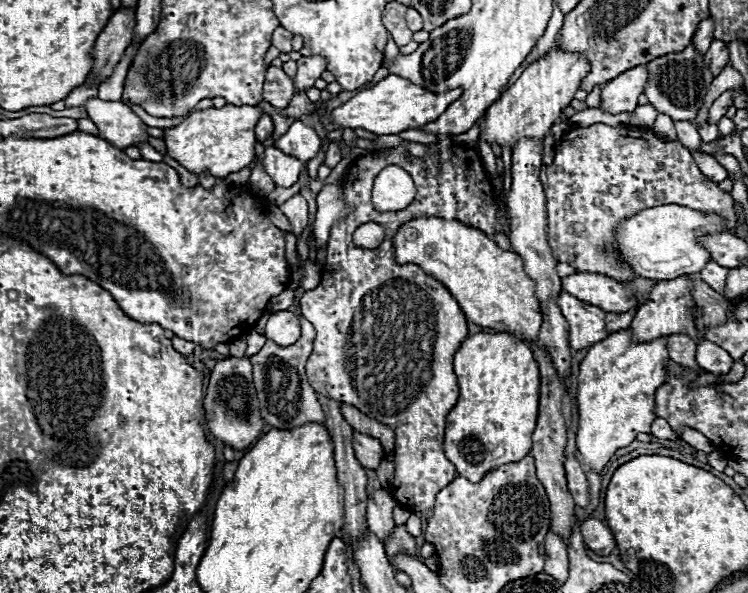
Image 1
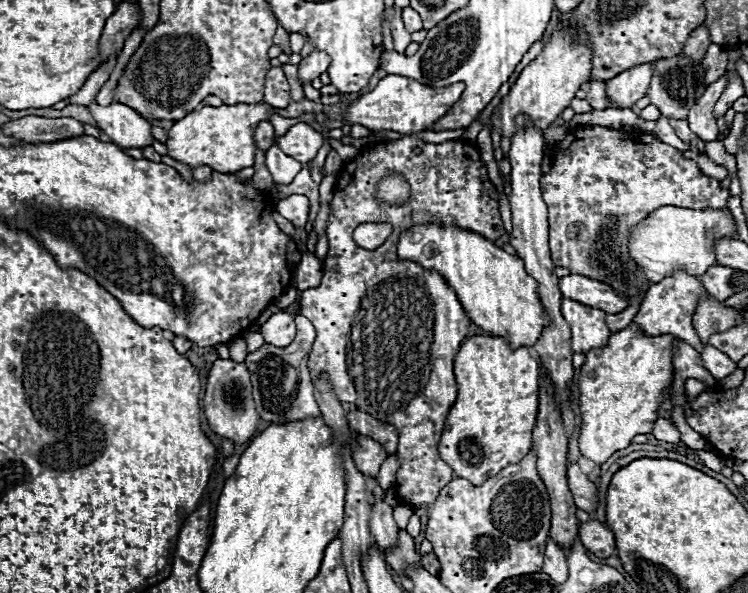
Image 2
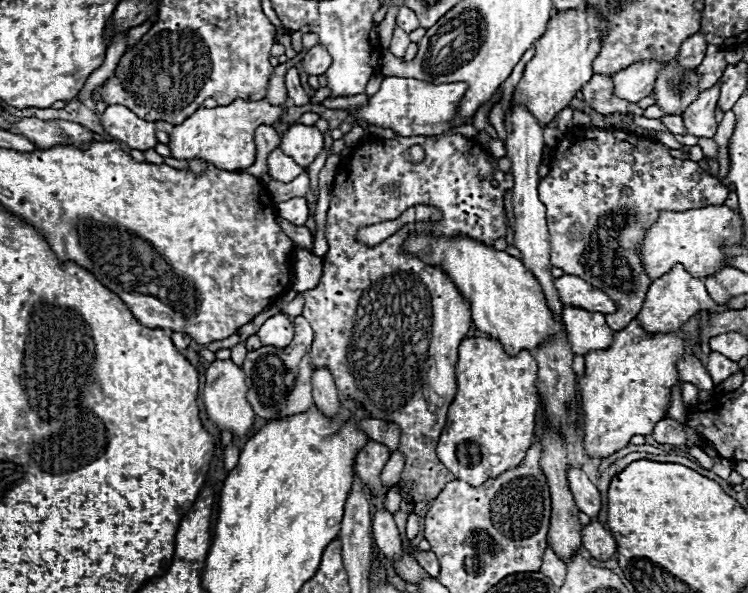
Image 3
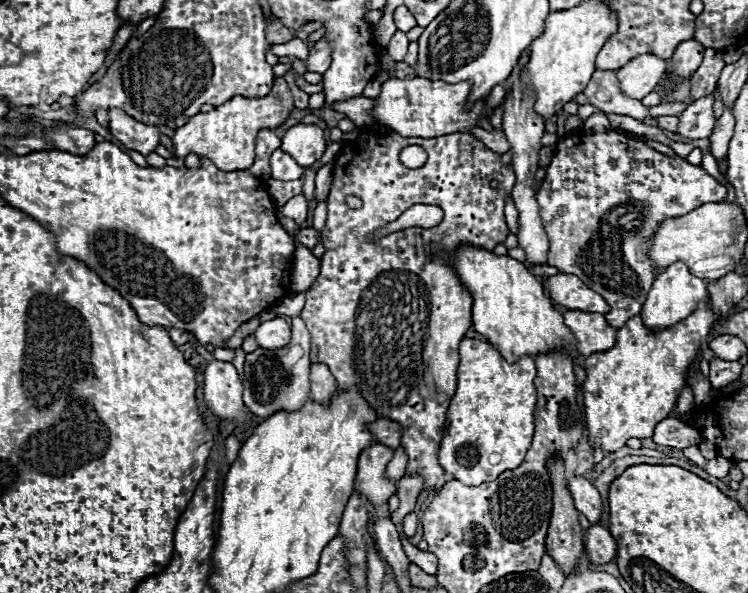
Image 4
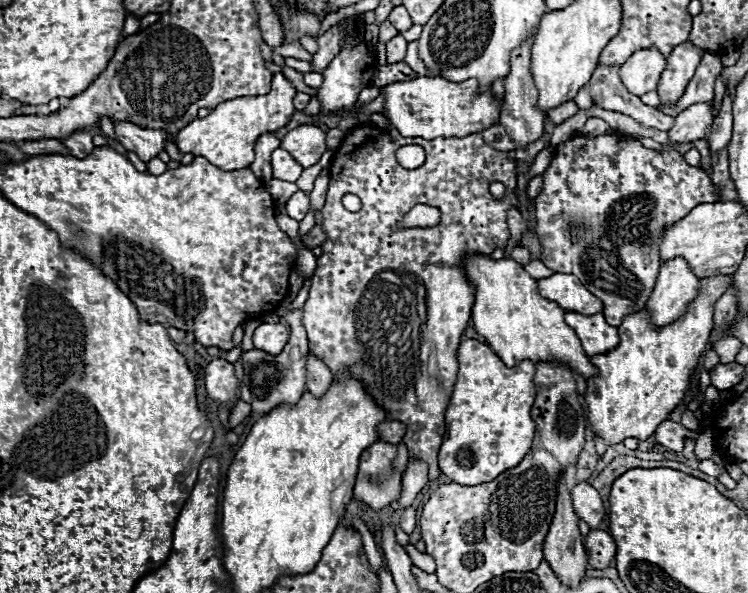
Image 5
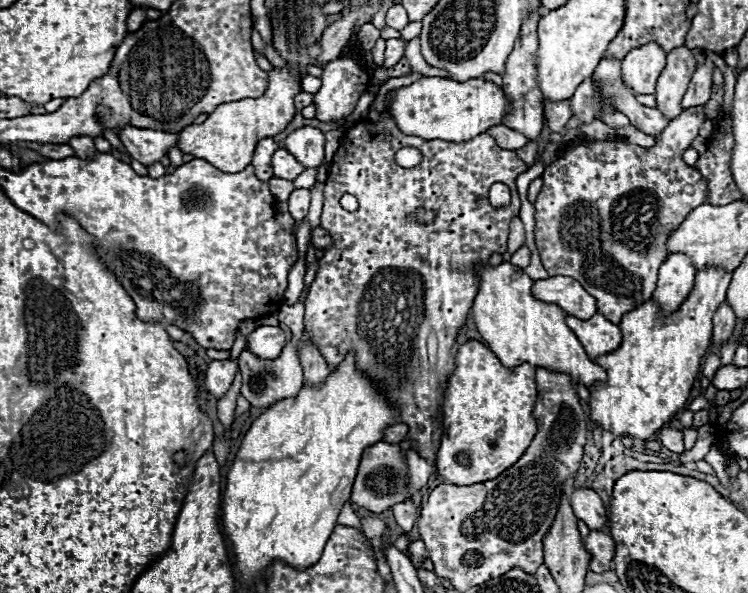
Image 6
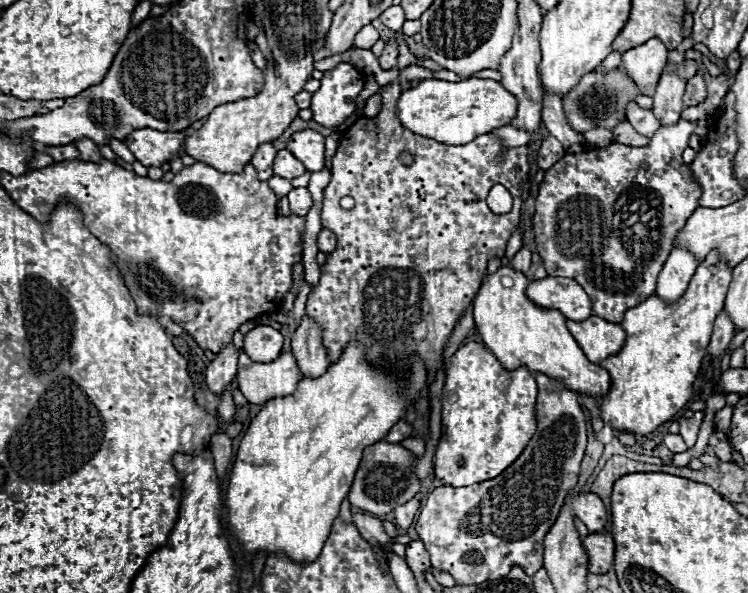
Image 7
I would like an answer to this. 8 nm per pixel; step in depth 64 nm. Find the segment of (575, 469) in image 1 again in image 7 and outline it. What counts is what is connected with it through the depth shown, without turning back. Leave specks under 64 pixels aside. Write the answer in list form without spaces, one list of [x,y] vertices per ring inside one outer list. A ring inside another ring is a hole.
[[[592,492],[590,494],[578,494],[578,496],[574,496],[572,504],[574,504],[576,516],[586,524],[590,534],[596,534],[606,526],[608,512],[596,494],[592,494]]]

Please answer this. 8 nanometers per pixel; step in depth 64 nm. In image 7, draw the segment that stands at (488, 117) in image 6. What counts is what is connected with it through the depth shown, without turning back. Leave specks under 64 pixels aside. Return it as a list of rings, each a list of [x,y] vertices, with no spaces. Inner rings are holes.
[[[468,78],[462,82],[422,80],[416,88],[402,92],[398,100],[398,116],[404,128],[450,146],[468,144],[476,136],[508,126],[516,116],[516,108],[518,100],[500,82],[484,78]]]

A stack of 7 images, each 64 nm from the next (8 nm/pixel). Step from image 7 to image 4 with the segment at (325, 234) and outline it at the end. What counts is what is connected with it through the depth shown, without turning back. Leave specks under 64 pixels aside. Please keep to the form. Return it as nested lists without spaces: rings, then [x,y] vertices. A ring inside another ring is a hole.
[[[300,228],[298,234],[296,234],[296,240],[312,250],[318,244],[320,236],[318,236],[318,230],[314,230],[314,228]]]

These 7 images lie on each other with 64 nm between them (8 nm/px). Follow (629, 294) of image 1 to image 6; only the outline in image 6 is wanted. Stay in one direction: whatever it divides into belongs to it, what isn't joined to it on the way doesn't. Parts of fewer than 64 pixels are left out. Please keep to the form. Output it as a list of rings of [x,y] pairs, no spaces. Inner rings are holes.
[[[552,276],[546,280],[536,280],[532,286],[532,296],[560,306],[568,316],[588,320],[596,314],[596,300],[580,286],[578,280],[570,276]]]

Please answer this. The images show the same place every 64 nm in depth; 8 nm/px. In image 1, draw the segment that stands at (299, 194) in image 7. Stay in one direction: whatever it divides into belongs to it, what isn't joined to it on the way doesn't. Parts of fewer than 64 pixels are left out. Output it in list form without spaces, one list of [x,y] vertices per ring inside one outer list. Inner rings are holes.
[[[300,194],[292,196],[284,204],[280,204],[280,210],[288,216],[288,220],[292,224],[292,234],[298,236],[308,224],[308,202],[304,200],[304,196],[300,196]]]

